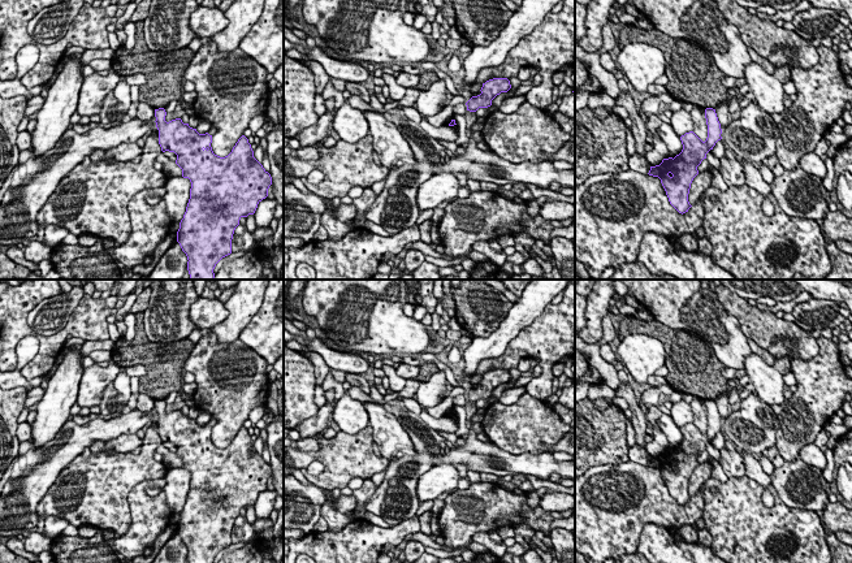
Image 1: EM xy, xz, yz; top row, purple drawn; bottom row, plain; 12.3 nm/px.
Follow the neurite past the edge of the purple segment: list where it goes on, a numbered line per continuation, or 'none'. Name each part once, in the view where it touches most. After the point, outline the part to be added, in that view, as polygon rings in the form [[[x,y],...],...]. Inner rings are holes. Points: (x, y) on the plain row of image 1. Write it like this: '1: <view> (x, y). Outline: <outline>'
none

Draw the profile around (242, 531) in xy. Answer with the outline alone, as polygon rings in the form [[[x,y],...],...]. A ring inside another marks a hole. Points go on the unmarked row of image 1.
[[[239,515],[233,525],[232,530],[232,543],[248,542],[248,540],[255,534],[252,525],[246,517]]]

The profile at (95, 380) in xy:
[[[113,360],[108,363],[107,368],[94,364],[83,371],[77,397],[79,407],[99,406],[103,391],[114,382],[121,368]]]

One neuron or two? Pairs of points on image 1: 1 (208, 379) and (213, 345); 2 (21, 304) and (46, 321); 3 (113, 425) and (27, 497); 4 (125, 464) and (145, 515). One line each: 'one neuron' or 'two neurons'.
1: one neuron
2: two neurons
3: one neuron
4: two neurons

